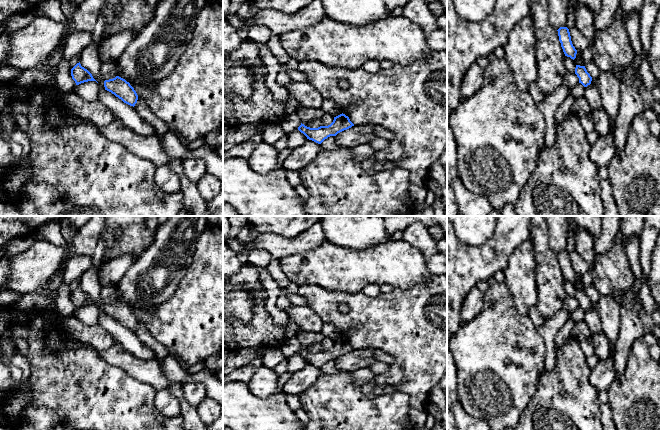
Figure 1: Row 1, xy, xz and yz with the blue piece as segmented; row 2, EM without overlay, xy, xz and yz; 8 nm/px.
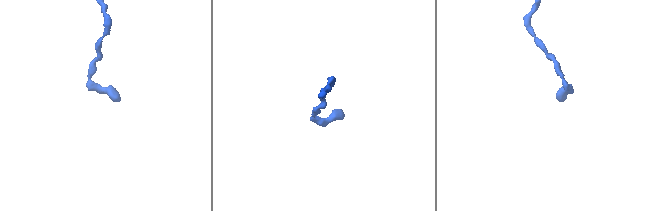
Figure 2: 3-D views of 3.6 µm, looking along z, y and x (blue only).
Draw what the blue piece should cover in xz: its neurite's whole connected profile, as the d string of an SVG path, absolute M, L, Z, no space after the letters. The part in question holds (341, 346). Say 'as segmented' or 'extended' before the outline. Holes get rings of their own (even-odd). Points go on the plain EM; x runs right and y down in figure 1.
as segmented; M340 338L334 341L333 346L328 350L320 350L318 352L310 352L301 347L298 354L303 357L307 363L321 368L330 360L336 360L338 357L347 354L354 350L349 341L345 338Z

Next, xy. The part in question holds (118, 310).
as segmented; M116 300L113 303L104 305L105 314L111 316L124 327L135 330L138 324L138 319L134 312L125 303Z

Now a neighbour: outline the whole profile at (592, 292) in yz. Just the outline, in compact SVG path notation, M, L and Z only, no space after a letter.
M593 284L590 287L588 287L585 290L585 292L593 303L597 303L598 298L601 296L600 293L598 292L598 290L596 289L596 287Z

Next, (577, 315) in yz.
M578 307L576 310L570 312L568 317L576 324L580 321L584 321L584 314L585 311L581 307Z

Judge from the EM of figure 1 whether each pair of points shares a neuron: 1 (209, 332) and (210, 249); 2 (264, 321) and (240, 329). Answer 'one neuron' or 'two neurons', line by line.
1: one neuron
2: one neuron

